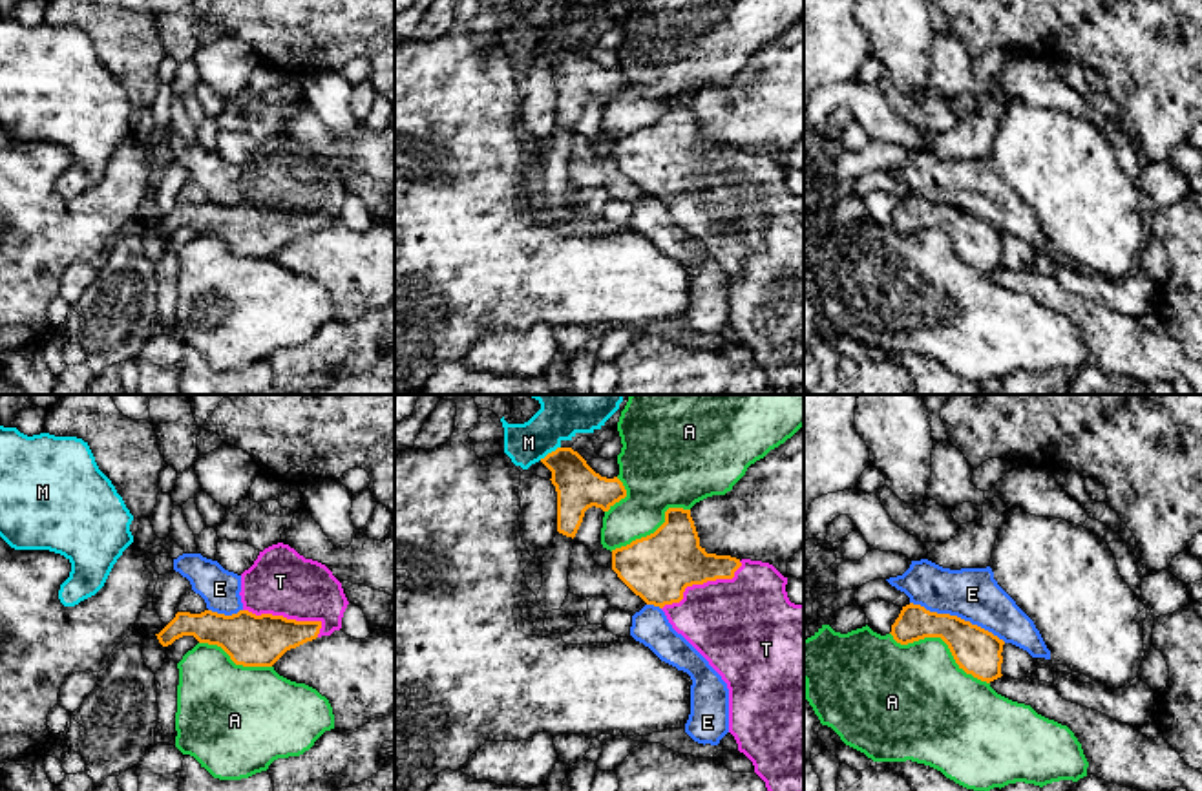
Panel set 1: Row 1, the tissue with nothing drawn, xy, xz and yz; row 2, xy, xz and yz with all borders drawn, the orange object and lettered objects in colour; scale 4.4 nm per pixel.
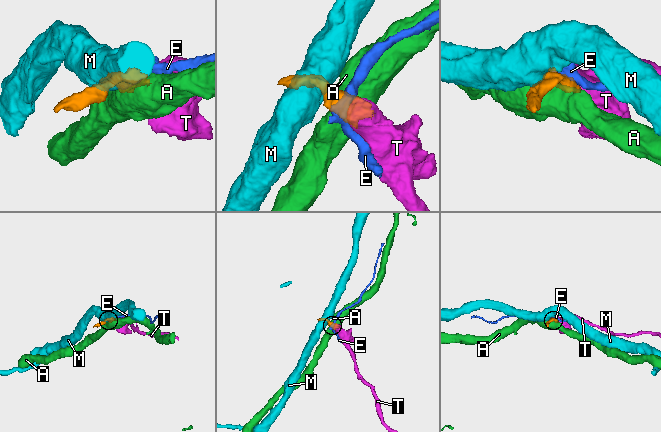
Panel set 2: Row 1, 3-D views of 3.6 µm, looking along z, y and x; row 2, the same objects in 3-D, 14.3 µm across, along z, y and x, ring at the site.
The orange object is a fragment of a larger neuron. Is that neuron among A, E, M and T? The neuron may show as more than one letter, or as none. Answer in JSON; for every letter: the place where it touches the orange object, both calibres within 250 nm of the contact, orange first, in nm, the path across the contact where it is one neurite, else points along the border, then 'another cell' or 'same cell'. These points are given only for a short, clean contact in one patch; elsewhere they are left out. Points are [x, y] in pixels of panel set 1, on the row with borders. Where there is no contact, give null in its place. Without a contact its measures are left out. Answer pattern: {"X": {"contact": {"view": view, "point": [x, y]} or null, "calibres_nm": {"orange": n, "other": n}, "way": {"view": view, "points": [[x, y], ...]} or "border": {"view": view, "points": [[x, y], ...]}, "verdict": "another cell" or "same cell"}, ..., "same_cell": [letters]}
{"A": {"contact": {"view": "yz", "point": [943, 640]}, "calibres_nm": {"orange": 200, "other": 420}, "verdict": "another cell"}, "E": {"contact": {"view": "yz", "point": [956, 616]}, "calibres_nm": {"orange": 200, "other": 240}, "verdict": "another cell"}, "M": {"contact": {"view": "xz", "point": [548, 453]}, "calibres_nm": {"orange": 200, "other": 280}, "border": {"view": "xz", "points": [[559, 446], [539, 459]]}, "verdict": "another cell"}, "T": {"contact": {"view": "xz", "point": [700, 583]}, "calibres_nm": {"orange": 300, "other": 420}, "verdict": "same cell"}, "same_cell": ["T"]}

